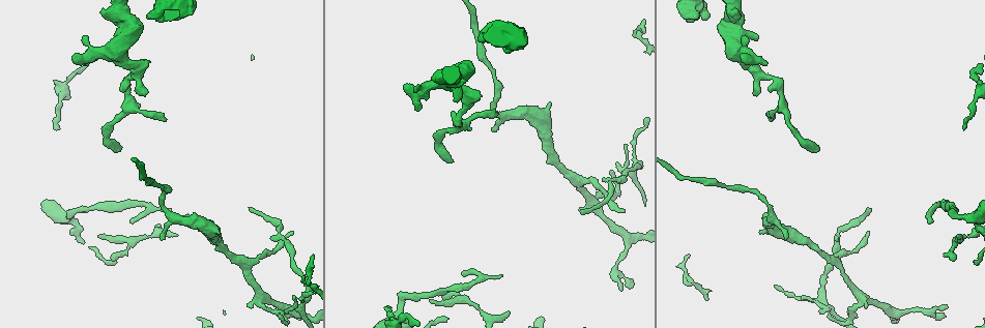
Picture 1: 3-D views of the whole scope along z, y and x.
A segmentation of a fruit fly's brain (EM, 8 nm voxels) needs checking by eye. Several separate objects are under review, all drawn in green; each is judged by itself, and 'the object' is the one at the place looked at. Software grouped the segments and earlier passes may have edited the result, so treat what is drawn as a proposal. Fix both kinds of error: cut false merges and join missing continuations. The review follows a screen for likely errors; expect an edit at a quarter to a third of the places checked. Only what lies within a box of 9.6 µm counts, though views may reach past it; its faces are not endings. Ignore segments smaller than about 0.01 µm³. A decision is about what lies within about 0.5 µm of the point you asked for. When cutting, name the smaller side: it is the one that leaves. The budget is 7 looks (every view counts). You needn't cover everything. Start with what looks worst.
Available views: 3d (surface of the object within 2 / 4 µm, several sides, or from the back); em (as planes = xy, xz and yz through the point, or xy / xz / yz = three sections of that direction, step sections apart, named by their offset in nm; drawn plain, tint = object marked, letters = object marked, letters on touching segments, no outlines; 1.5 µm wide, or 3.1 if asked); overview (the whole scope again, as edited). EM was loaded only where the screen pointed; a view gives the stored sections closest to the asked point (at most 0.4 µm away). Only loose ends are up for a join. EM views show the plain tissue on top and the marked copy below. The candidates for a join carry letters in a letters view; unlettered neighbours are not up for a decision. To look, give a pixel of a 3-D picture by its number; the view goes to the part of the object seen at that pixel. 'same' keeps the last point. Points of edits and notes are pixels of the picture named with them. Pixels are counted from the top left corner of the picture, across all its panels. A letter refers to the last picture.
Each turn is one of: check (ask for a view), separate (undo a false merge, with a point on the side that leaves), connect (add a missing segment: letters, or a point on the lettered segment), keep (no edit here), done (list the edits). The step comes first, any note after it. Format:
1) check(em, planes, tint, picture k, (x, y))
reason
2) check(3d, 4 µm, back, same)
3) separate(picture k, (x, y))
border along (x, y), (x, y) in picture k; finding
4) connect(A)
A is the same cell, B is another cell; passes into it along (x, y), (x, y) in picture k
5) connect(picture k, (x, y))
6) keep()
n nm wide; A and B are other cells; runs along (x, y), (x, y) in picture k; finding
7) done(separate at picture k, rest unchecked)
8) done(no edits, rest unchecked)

check(em, planes, letters, picture 1, (817, 150))
free end

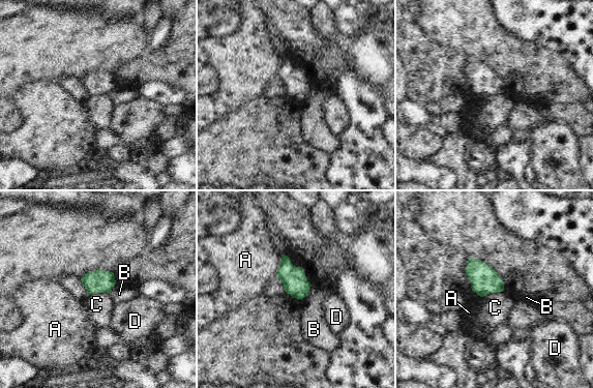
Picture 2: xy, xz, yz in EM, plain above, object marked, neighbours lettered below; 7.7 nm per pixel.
keep()
A touches over 180 nm; A, B, C and D are other cells; border along (108, 292), (96, 292), (87, 295) in picture 2; no lettered segment goes on from it

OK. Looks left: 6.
check(em, planes, letters, picture 1, (496, 113))
an open end

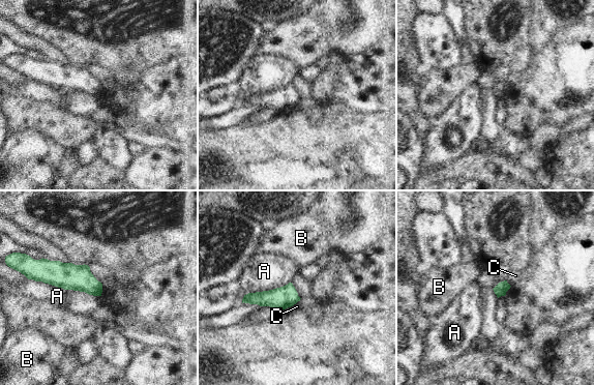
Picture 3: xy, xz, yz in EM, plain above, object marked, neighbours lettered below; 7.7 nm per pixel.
keep()
A, B and C are other cells; border along (290, 282), (248, 292), (241, 302) in picture 3; none of them fits

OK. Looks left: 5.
check(3d, 2 µm, picture 1, (626, 178))
thin neck

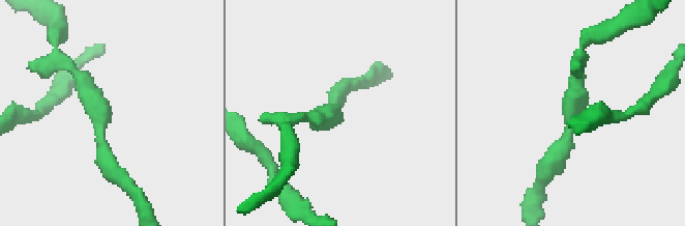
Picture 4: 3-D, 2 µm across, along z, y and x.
check(em, xz, step 4, tint, picture 4, (337, 109))
shape alone is not enough

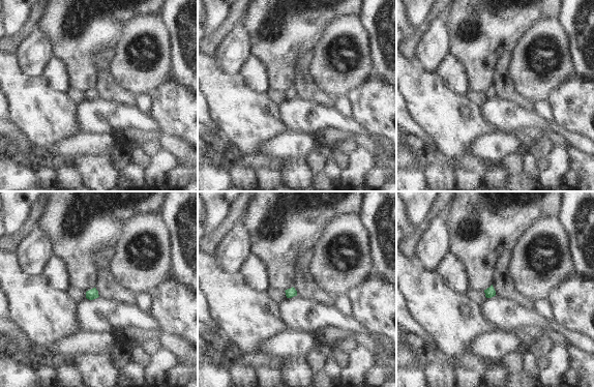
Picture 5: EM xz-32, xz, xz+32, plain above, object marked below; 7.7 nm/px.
check(em, planes, letters, same)

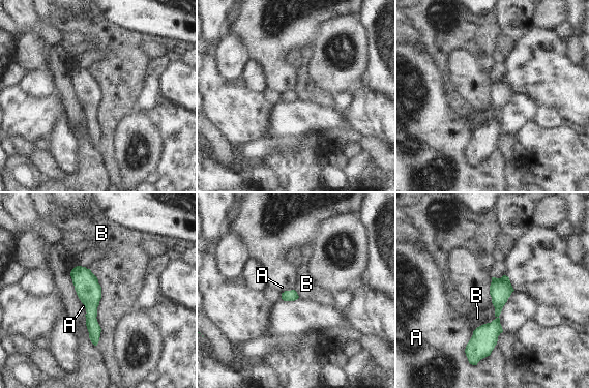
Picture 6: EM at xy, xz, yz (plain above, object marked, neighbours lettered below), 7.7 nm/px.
keep()
90 nm wide; A and B are other cells; border along (90, 270), (100, 287), (96, 346) in picture 6; one cell here

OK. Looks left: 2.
done(no edits, rest unchecked)

